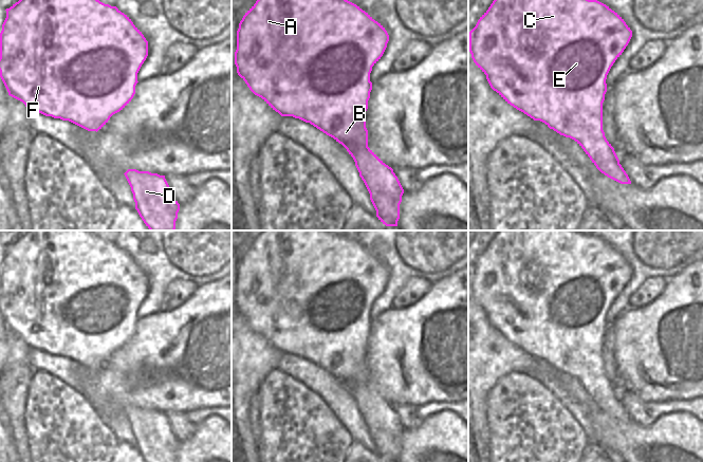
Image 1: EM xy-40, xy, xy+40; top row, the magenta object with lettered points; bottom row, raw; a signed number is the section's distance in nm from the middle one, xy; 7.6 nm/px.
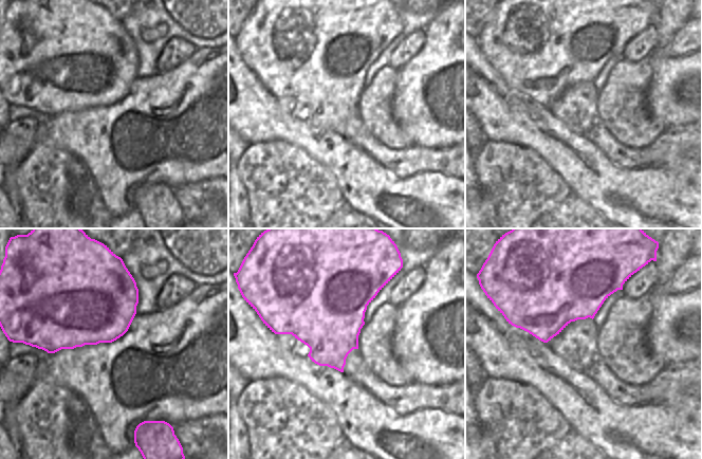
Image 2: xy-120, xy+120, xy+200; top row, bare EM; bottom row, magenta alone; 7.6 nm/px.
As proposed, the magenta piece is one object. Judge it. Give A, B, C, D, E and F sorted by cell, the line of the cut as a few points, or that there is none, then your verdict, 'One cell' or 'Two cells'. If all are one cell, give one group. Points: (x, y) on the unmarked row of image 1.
Groups: A B C D E F. No split. One cell.

